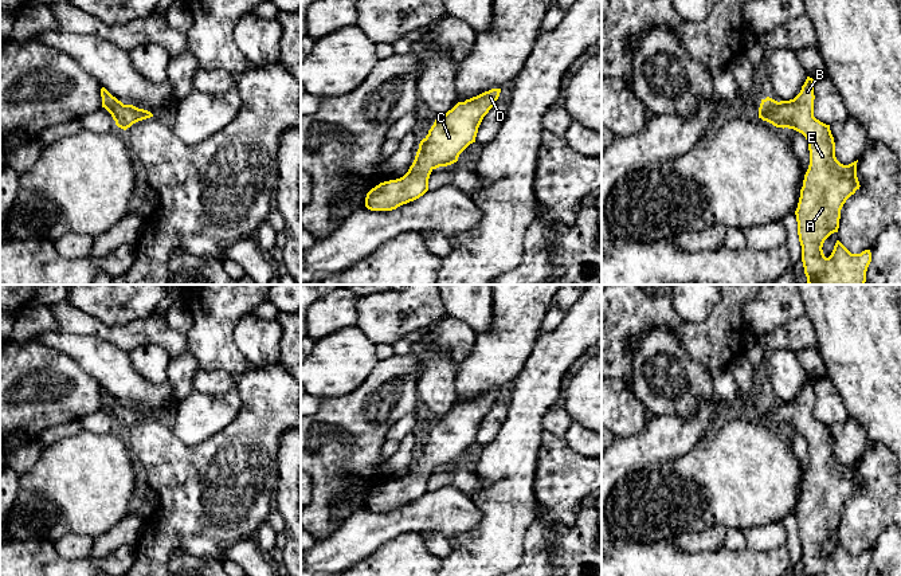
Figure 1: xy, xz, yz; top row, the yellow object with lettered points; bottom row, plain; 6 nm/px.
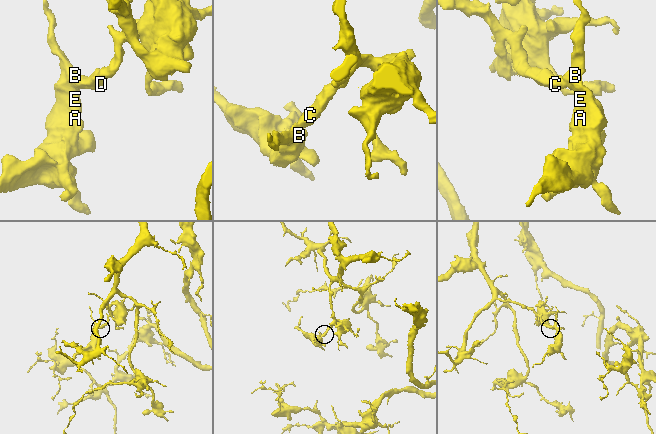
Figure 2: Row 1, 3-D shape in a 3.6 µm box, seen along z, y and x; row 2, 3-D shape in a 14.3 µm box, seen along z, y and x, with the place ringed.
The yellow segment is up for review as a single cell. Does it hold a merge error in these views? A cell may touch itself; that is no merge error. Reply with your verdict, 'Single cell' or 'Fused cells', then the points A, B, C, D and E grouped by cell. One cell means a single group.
Single cell. Groups: A B C D E

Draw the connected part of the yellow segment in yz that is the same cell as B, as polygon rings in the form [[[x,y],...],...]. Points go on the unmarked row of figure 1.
[[[807,377],[794,400],[777,403],[767,397],[759,408],[759,419],[802,434],[808,444],[810,466],[795,512],[804,575],[866,576],[870,550],[851,555],[839,541],[828,559],[822,550],[824,541],[838,533],[843,505],[861,486],[858,461],[849,466],[837,461],[830,426],[814,418],[814,400],[814,380]]]

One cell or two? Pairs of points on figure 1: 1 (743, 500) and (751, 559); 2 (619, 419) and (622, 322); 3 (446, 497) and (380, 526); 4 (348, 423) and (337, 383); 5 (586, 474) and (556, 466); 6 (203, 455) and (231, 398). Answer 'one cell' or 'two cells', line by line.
1: two cells
2: two cells
3: one cell
4: two cells
5: one cell
6: two cells

